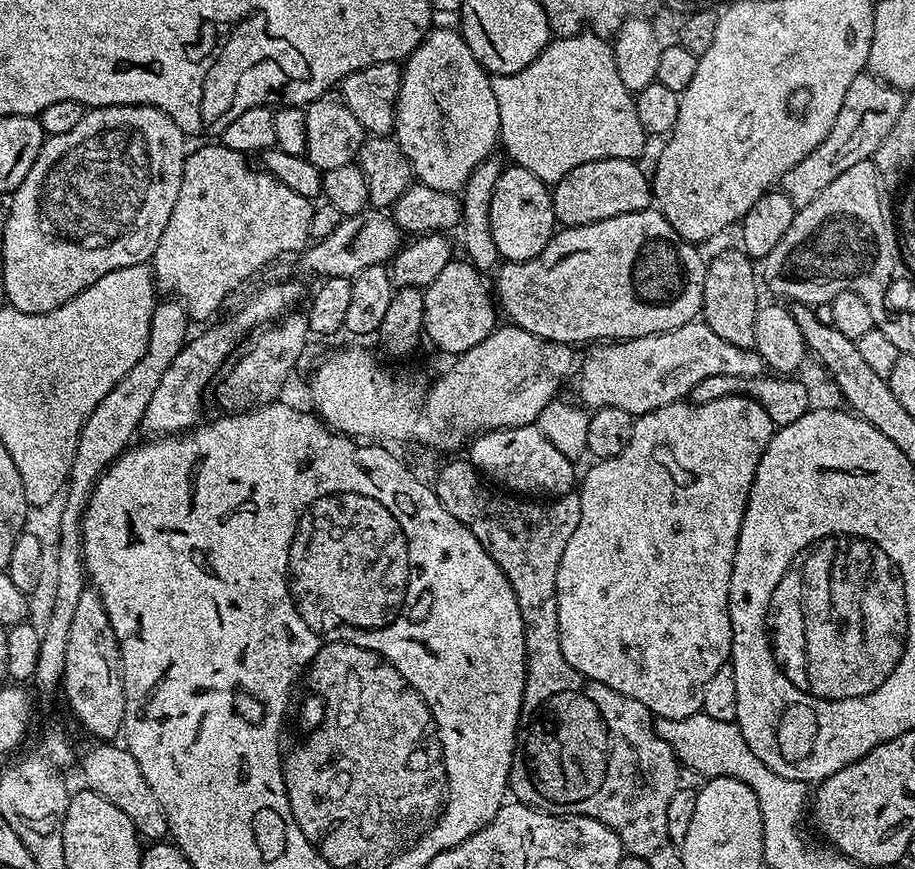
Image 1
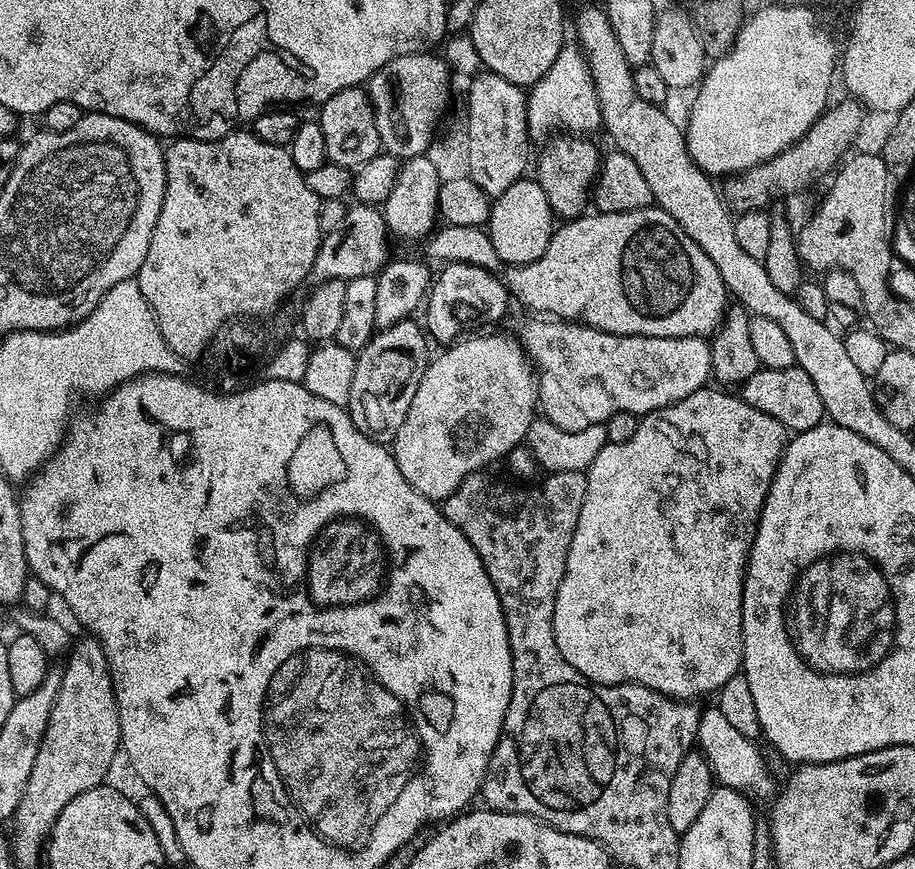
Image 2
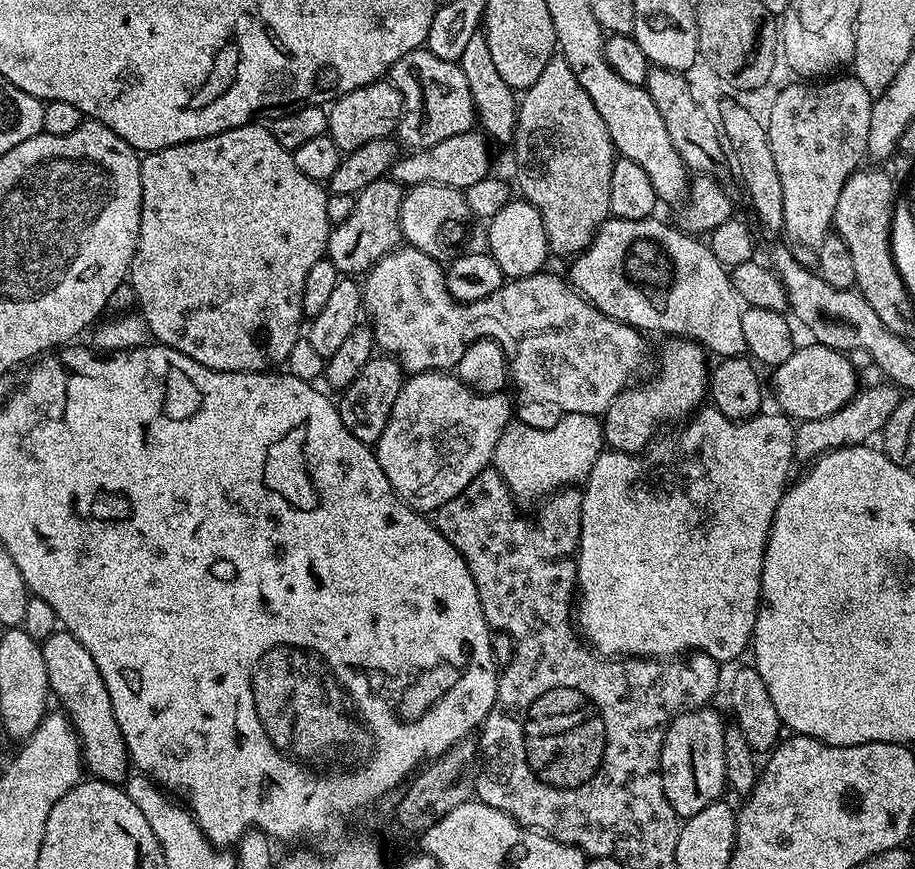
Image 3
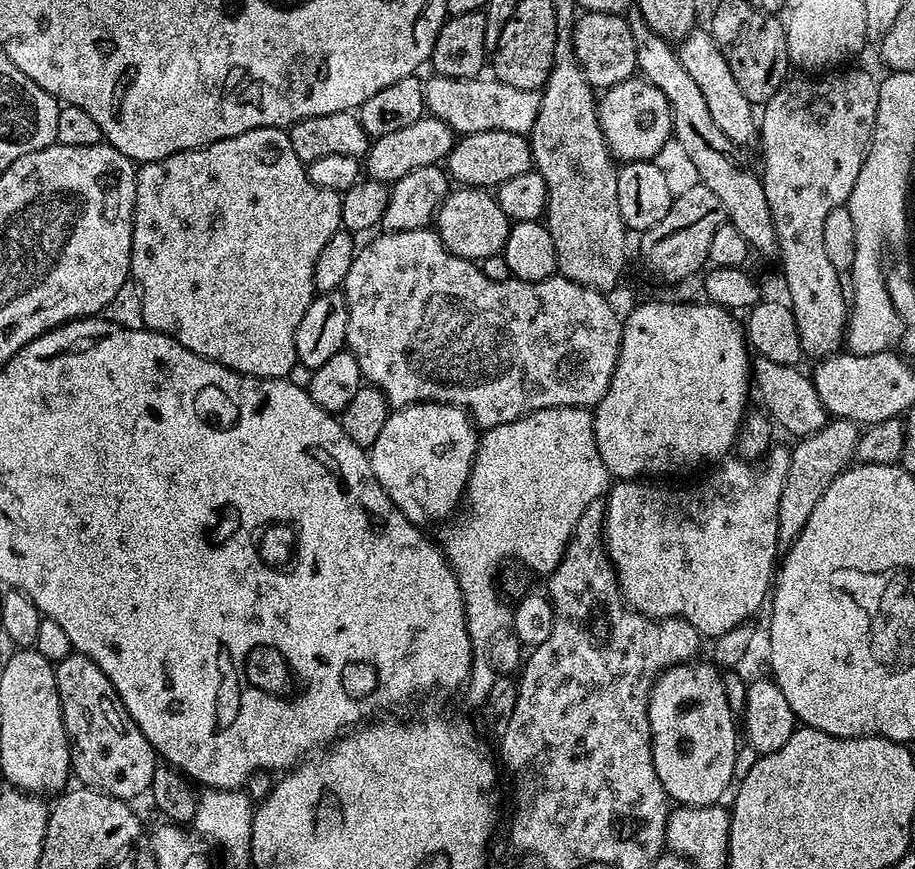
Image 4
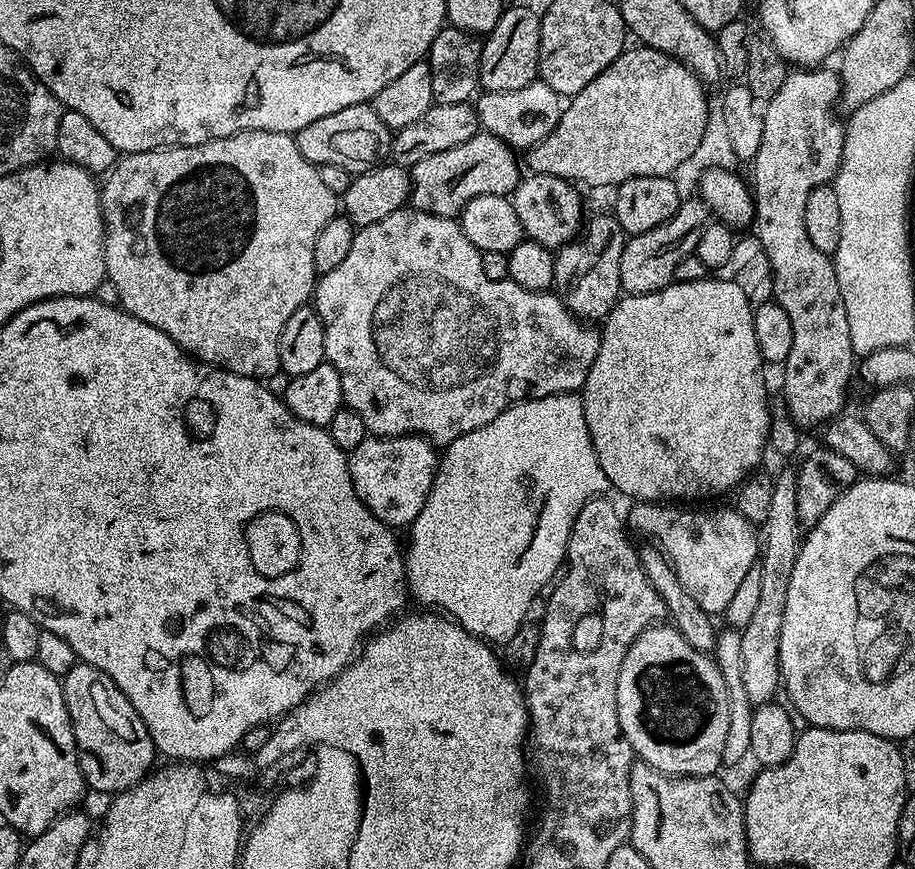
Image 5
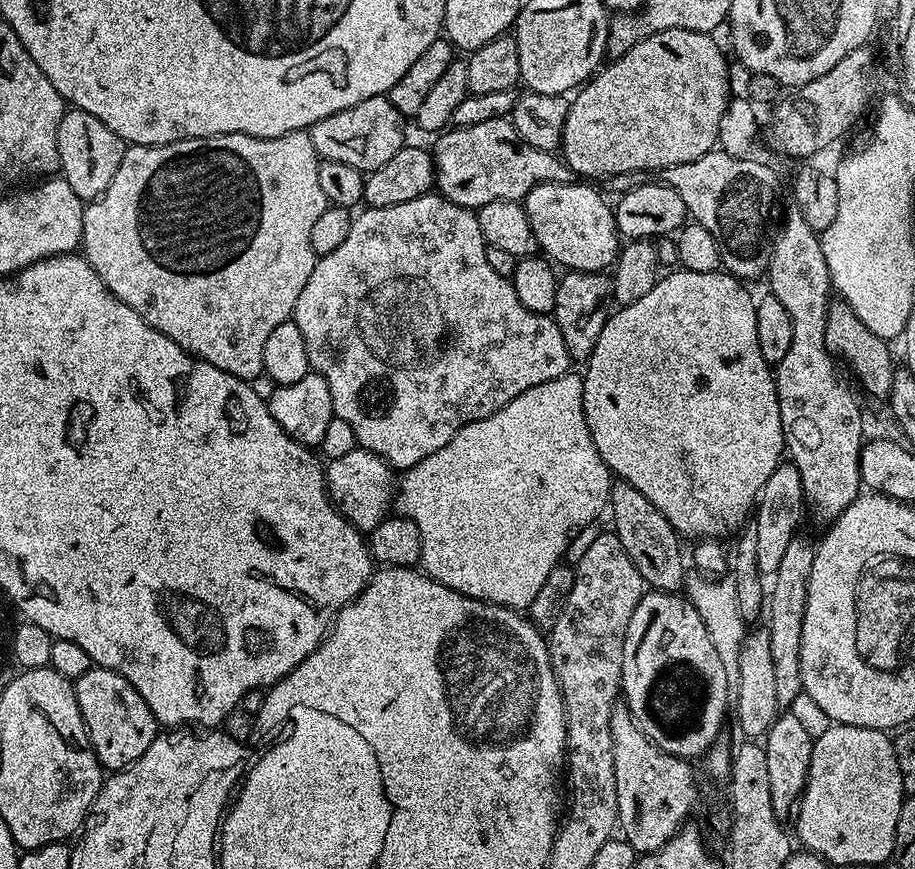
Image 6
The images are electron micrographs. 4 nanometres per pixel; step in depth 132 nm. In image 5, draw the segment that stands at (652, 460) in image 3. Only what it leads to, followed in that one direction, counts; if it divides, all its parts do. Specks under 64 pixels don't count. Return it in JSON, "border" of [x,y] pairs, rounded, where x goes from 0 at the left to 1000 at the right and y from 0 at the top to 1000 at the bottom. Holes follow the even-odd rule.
{"border":[[[695,578],[684,589],[684,603],[692,613],[709,617],[711,625],[729,640],[734,655],[741,661],[745,674],[775,707],[790,705],[798,697],[799,689],[805,682],[811,665],[824,652],[827,652],[832,618],[827,609],[809,589],[796,585],[783,585],[779,589],[760,589],[756,582],[740,582],[734,578]]]}

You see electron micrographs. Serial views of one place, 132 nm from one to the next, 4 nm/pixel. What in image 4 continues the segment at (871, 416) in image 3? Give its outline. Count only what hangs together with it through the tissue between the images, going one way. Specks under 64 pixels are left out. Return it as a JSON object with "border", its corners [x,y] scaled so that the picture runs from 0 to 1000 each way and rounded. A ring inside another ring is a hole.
{"border":[[[909,481],[903,490],[898,490],[898,495],[871,505],[867,510],[870,512],[864,512],[863,539],[859,541],[859,552],[855,555],[855,568],[850,572],[849,627],[867,626],[877,605],[885,601],[885,591],[890,591],[890,582],[894,582],[894,573],[898,573],[907,555],[911,555],[914,547],[922,542],[925,535],[932,528],[941,496],[941,489],[934,488],[932,483]]]}

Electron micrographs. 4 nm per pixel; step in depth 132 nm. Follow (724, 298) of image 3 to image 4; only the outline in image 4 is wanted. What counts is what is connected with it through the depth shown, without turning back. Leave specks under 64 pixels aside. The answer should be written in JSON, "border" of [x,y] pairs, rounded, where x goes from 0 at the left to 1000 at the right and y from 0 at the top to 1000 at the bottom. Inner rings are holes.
{"border":[[[826,410],[820,419],[820,437],[824,451],[831,455],[834,473],[842,480],[849,494],[858,493],[866,504],[878,504],[898,495],[907,482],[898,467],[898,458],[894,458],[894,449],[887,443],[886,432],[874,429],[870,421],[850,421],[850,417],[842,417],[842,412]]]}

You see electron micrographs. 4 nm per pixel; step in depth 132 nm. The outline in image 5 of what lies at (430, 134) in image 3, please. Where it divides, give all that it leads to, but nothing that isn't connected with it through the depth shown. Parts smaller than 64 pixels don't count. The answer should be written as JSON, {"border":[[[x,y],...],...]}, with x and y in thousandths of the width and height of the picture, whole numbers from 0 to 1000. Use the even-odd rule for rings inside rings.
{"border":[[[588,90],[579,99],[570,99],[570,104],[529,106],[519,116],[518,123],[528,151],[553,162],[561,173],[576,173],[590,166],[610,145],[614,113]]]}

